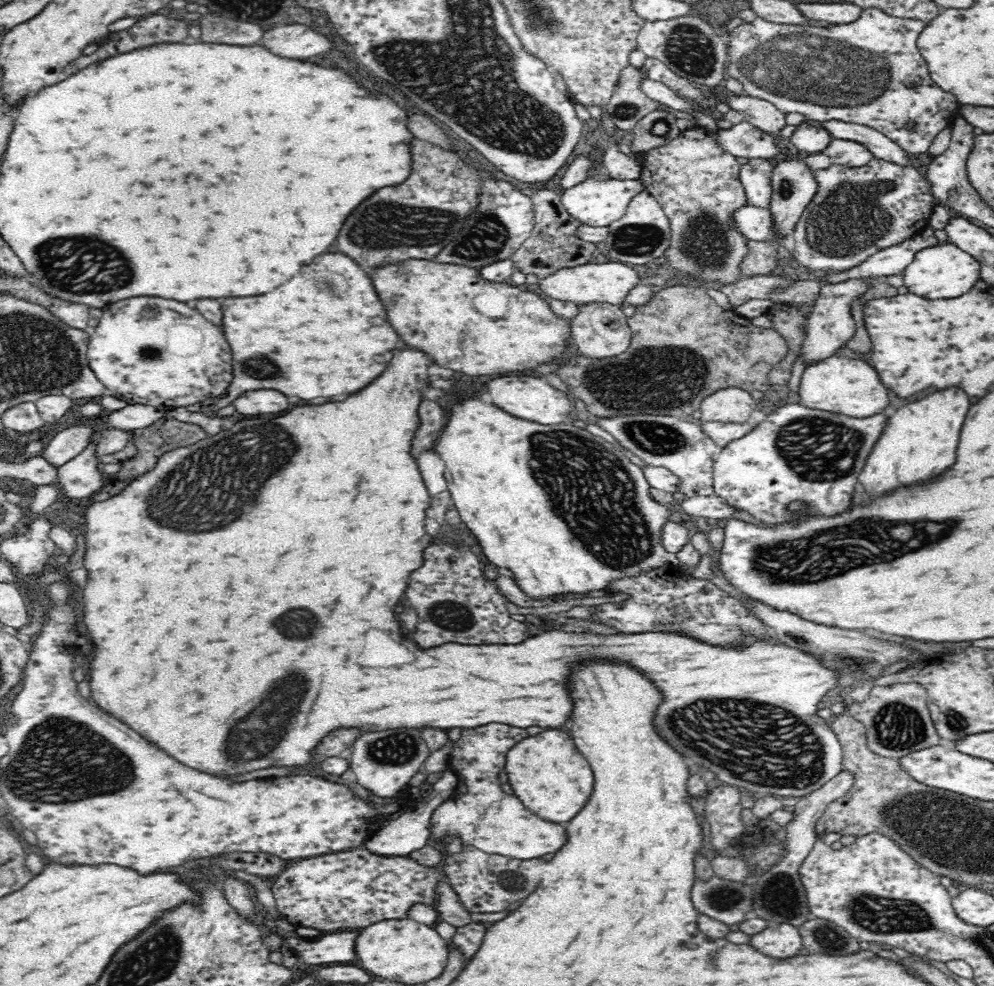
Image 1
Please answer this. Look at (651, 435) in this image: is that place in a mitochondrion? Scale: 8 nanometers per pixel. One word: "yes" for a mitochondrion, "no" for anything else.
yes

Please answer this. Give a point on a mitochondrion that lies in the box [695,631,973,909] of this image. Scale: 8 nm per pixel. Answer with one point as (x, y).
(898, 725)

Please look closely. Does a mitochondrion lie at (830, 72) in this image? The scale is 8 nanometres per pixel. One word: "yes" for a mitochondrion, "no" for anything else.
yes

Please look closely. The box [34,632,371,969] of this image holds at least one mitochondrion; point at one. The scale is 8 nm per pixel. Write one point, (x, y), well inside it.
(272, 717)

